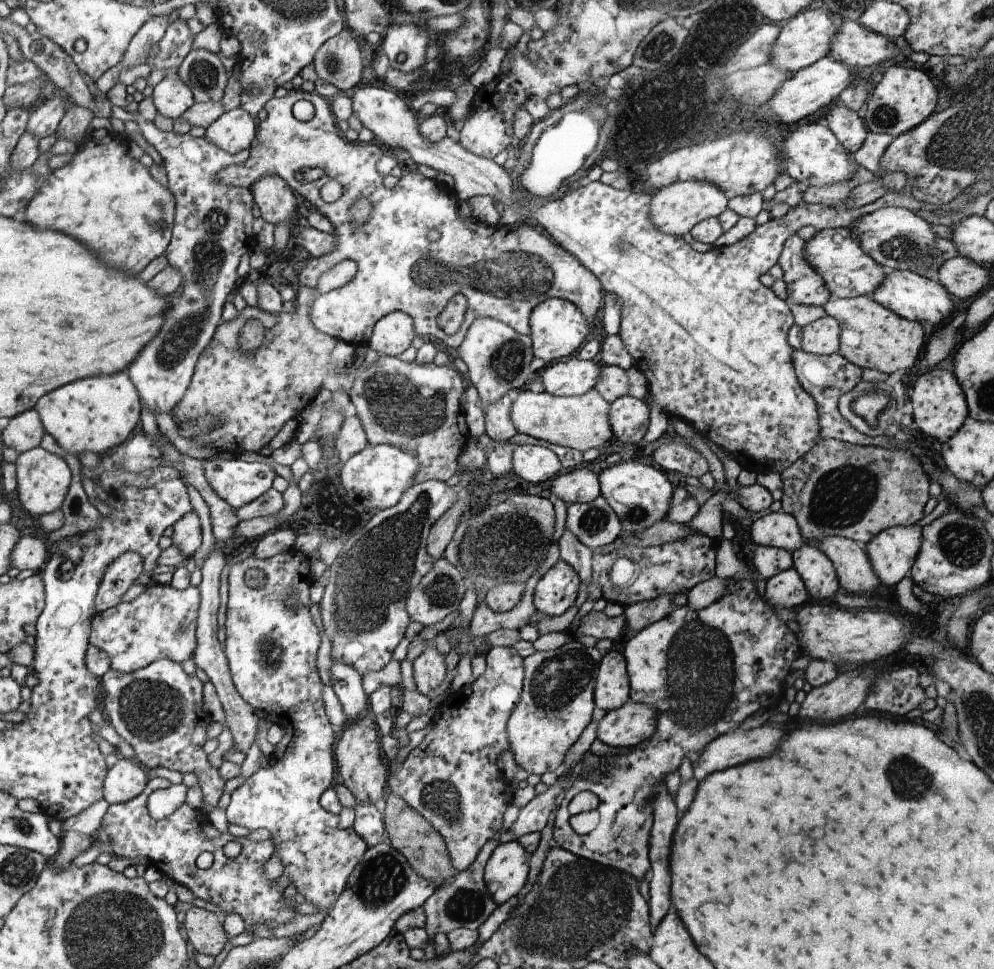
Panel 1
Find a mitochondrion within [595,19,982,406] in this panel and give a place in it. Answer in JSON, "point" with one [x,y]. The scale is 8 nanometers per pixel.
{"point":[900,247]}

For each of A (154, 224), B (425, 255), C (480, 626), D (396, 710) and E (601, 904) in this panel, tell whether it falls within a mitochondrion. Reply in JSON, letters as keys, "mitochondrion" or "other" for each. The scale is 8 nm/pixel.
{"A":"mitochondrion","B":"mitochondrion","C":"other","D":"other","E":"mitochondrion"}

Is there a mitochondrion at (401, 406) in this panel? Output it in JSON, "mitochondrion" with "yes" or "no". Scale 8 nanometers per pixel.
{"mitochondrion":"yes"}

